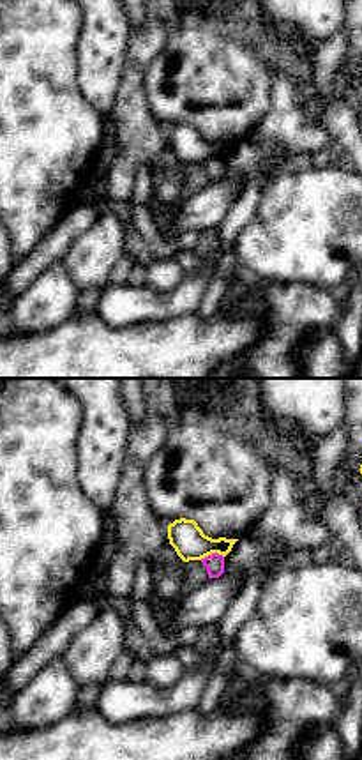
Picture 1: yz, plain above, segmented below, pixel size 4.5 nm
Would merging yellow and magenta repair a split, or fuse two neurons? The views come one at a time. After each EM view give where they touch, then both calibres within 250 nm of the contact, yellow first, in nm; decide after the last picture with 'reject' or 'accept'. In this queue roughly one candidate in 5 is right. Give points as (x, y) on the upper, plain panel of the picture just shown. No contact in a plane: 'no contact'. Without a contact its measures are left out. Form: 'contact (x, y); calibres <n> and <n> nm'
contact (211, 158); calibres 150 and 90 nm

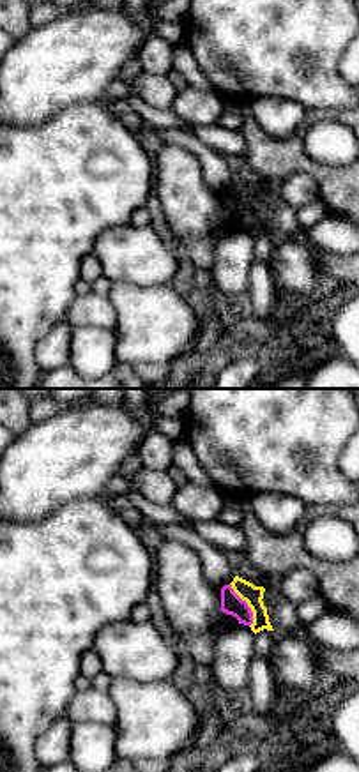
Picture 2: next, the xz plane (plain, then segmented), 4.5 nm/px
contact (248, 209); calibres 90 and 100 nm

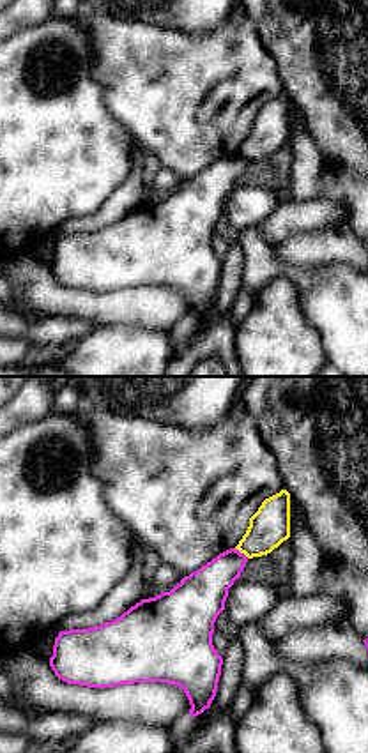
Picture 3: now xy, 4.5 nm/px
contact (241, 156); calibres 180 and 200 nm

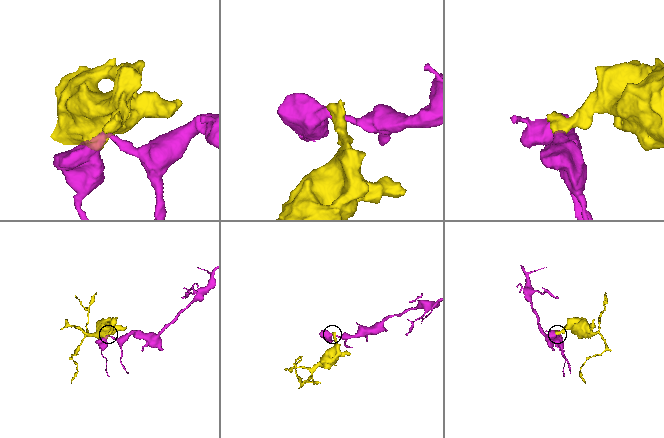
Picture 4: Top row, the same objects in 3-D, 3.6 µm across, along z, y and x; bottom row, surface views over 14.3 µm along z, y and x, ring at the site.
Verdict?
reject

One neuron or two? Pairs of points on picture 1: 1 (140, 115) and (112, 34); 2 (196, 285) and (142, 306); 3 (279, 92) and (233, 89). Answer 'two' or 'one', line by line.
1: two
2: one
3: two

